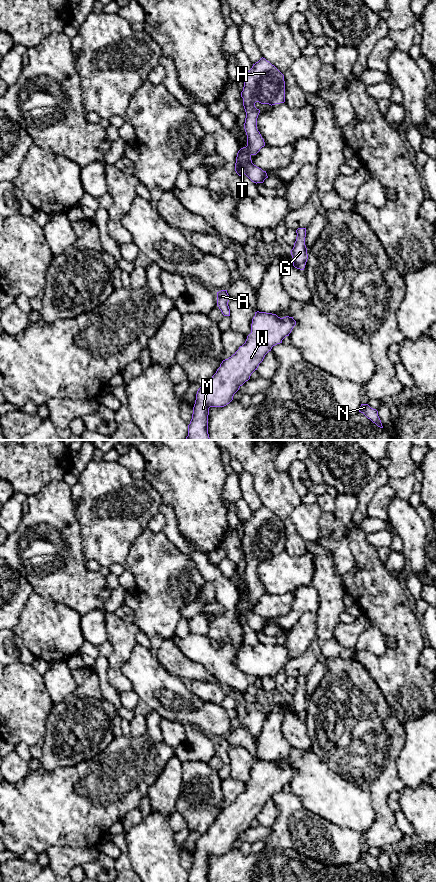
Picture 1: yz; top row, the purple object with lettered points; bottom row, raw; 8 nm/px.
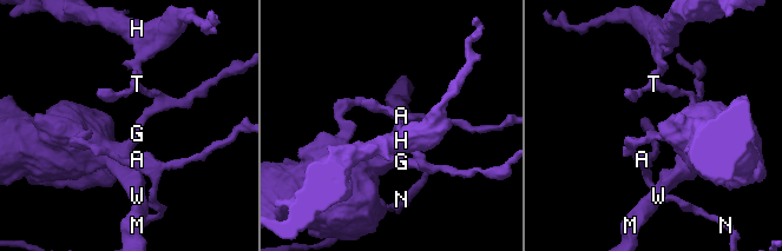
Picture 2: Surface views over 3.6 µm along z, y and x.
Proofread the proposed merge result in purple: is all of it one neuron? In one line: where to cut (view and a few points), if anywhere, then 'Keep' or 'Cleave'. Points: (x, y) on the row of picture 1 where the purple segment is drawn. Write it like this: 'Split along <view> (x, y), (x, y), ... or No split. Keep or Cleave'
Split along yz (247, 145), (248, 151), (251, 154). Cleave

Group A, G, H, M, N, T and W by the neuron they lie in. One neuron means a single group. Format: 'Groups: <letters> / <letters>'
Groups: A G M N T W / H

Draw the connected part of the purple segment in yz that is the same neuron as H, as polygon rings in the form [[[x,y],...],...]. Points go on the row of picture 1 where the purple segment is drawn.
[[[265,58],[253,64],[252,68],[242,75],[244,87],[241,92],[246,112],[244,129],[247,135],[247,146],[251,155],[256,155],[265,146],[264,139],[257,129],[257,118],[260,110],[255,103],[275,105],[285,102],[284,75]]]

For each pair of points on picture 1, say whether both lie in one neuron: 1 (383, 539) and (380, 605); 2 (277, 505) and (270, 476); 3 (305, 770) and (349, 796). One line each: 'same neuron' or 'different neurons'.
1: different neurons
2: same neuron
3: same neuron

